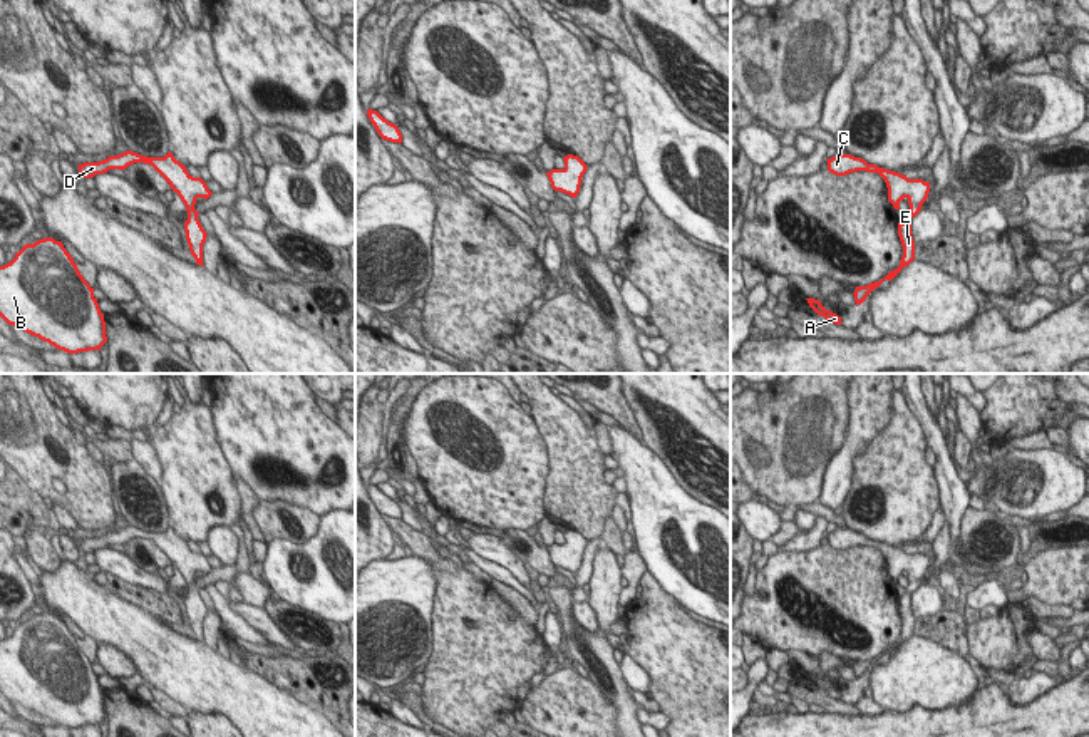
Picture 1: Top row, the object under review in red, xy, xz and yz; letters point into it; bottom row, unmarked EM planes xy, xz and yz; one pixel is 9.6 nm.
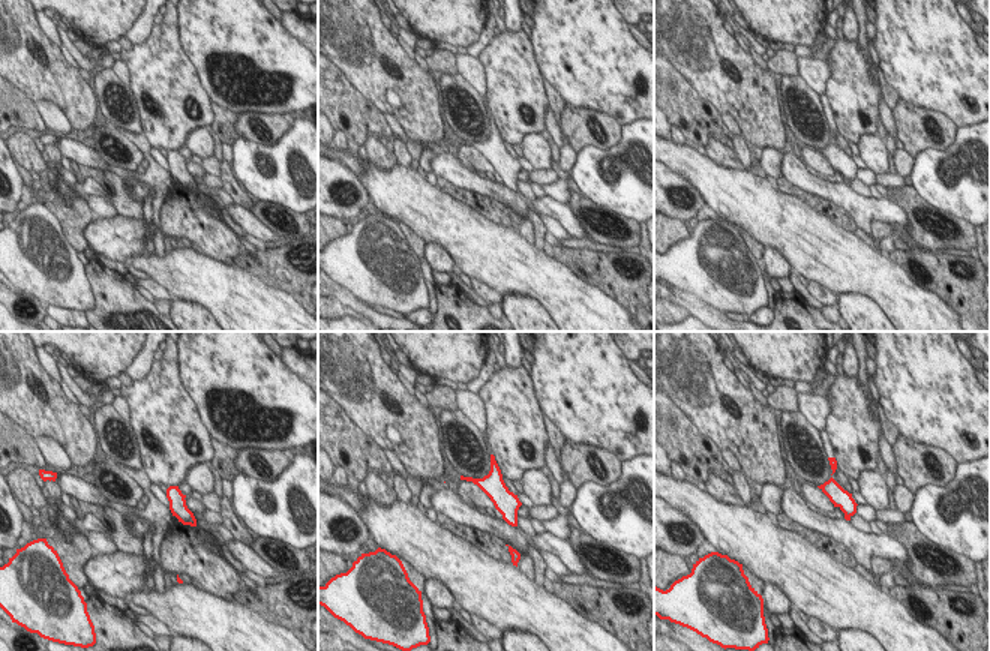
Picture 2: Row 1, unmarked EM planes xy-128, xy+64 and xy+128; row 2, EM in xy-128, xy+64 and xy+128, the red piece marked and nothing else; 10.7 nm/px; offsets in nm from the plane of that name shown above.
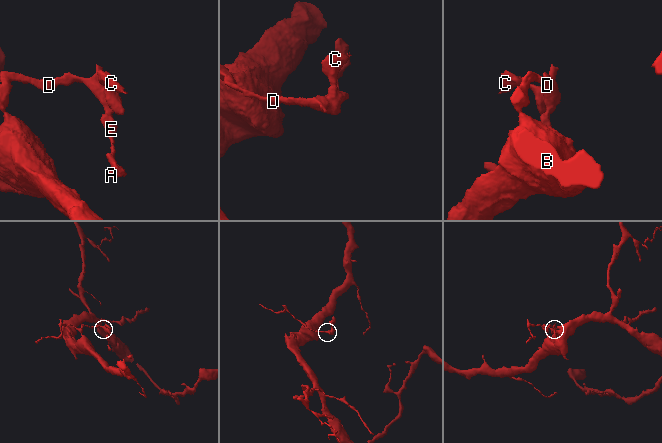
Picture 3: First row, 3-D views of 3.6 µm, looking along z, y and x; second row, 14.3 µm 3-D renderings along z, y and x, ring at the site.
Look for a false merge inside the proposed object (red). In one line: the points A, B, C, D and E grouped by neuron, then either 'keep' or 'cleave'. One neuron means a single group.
A B C D E | keep

